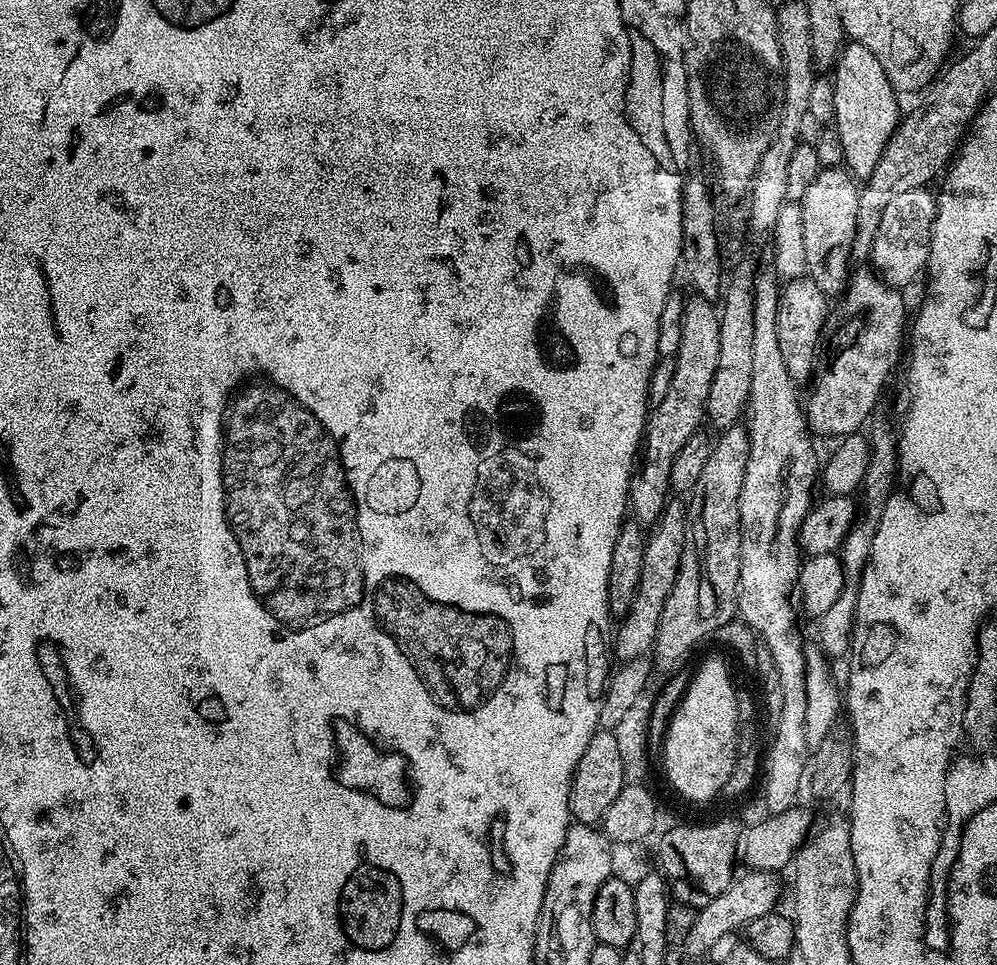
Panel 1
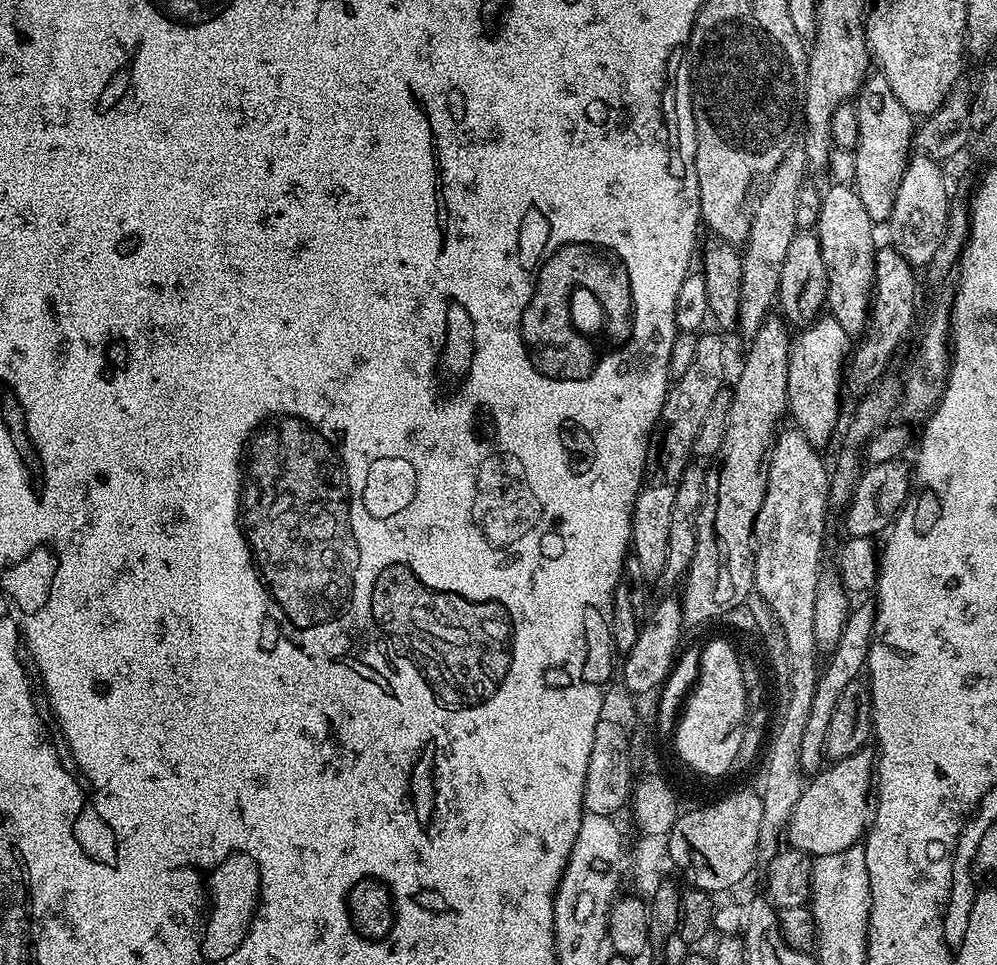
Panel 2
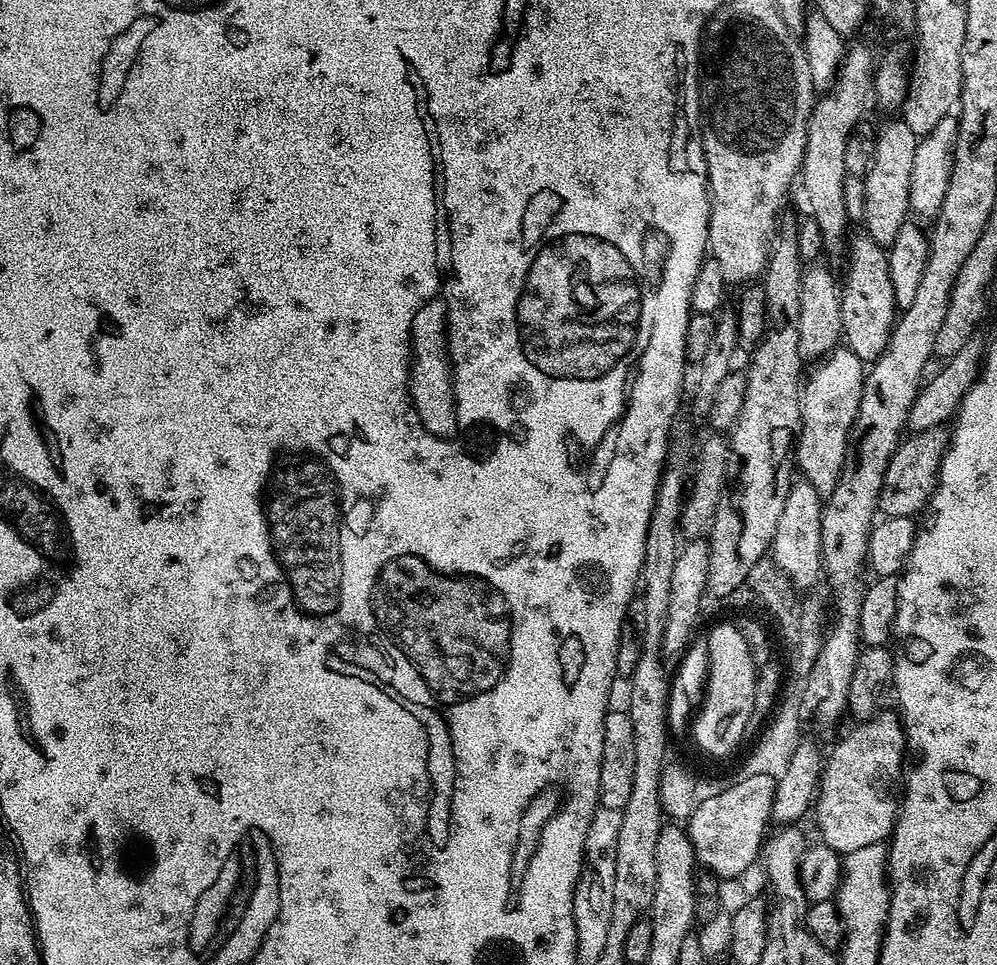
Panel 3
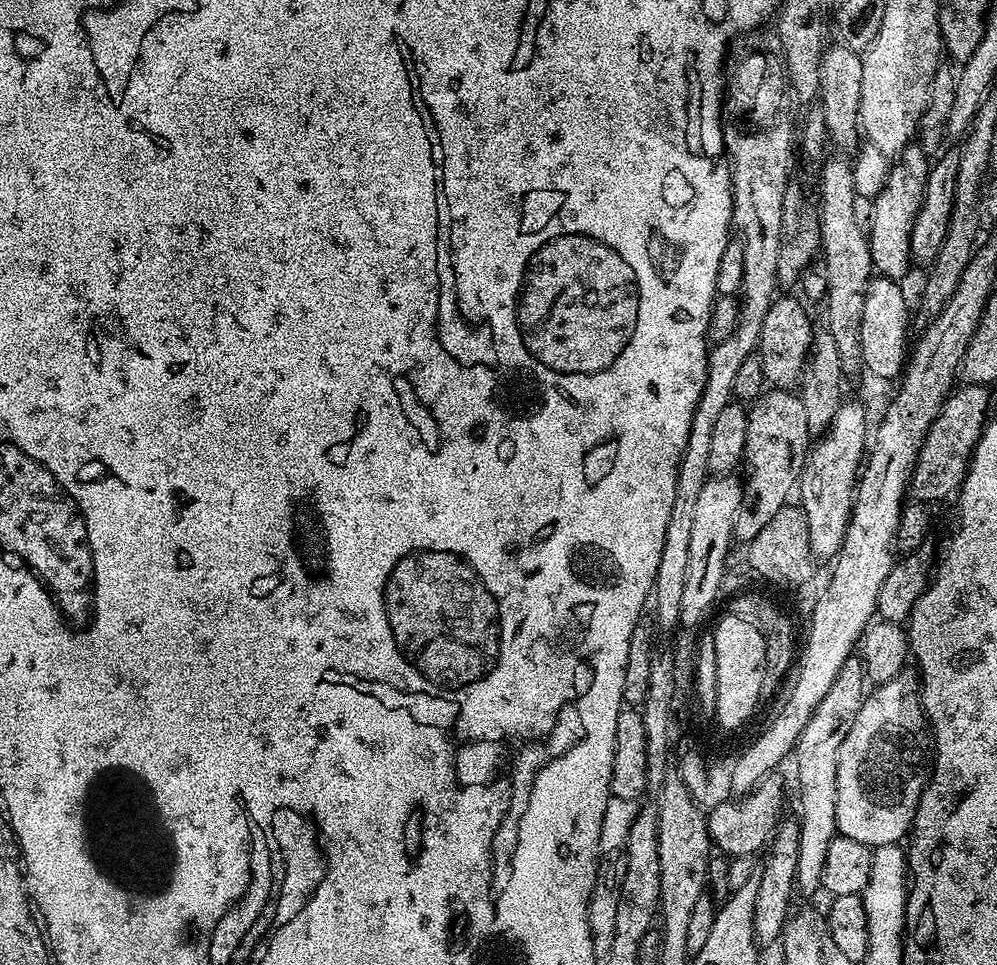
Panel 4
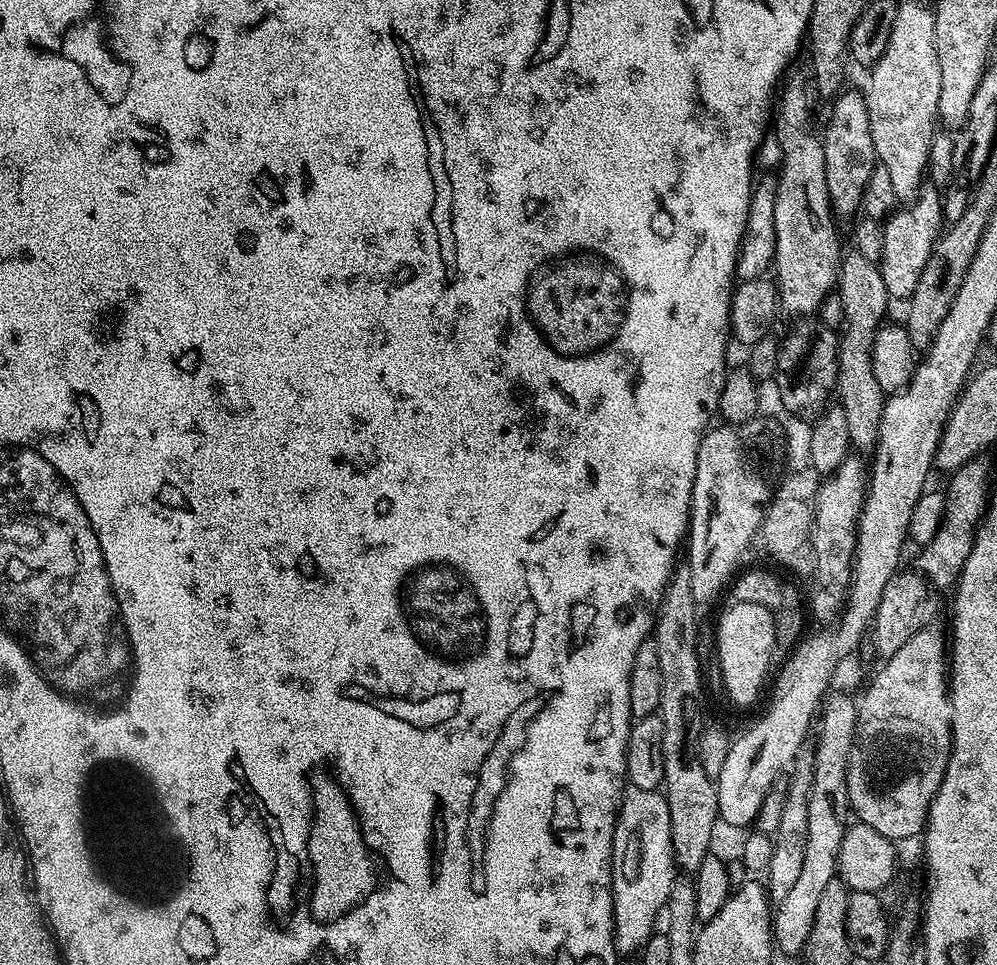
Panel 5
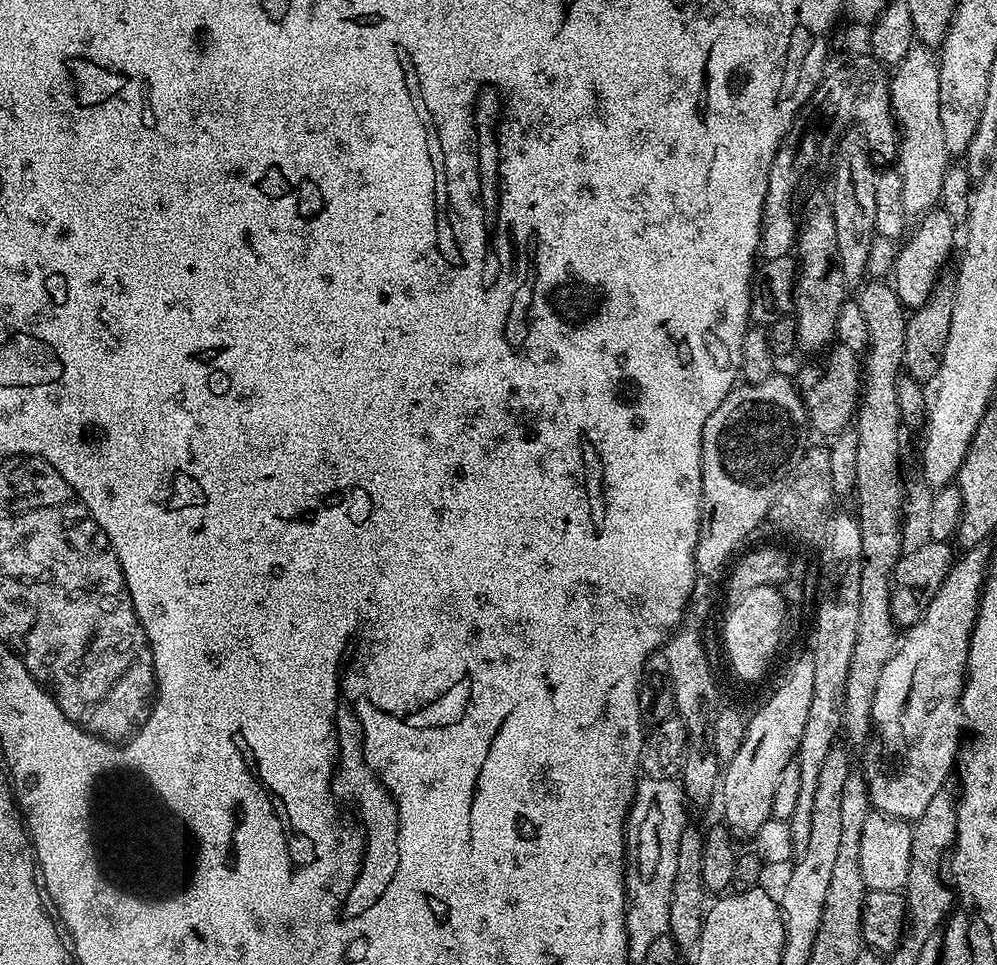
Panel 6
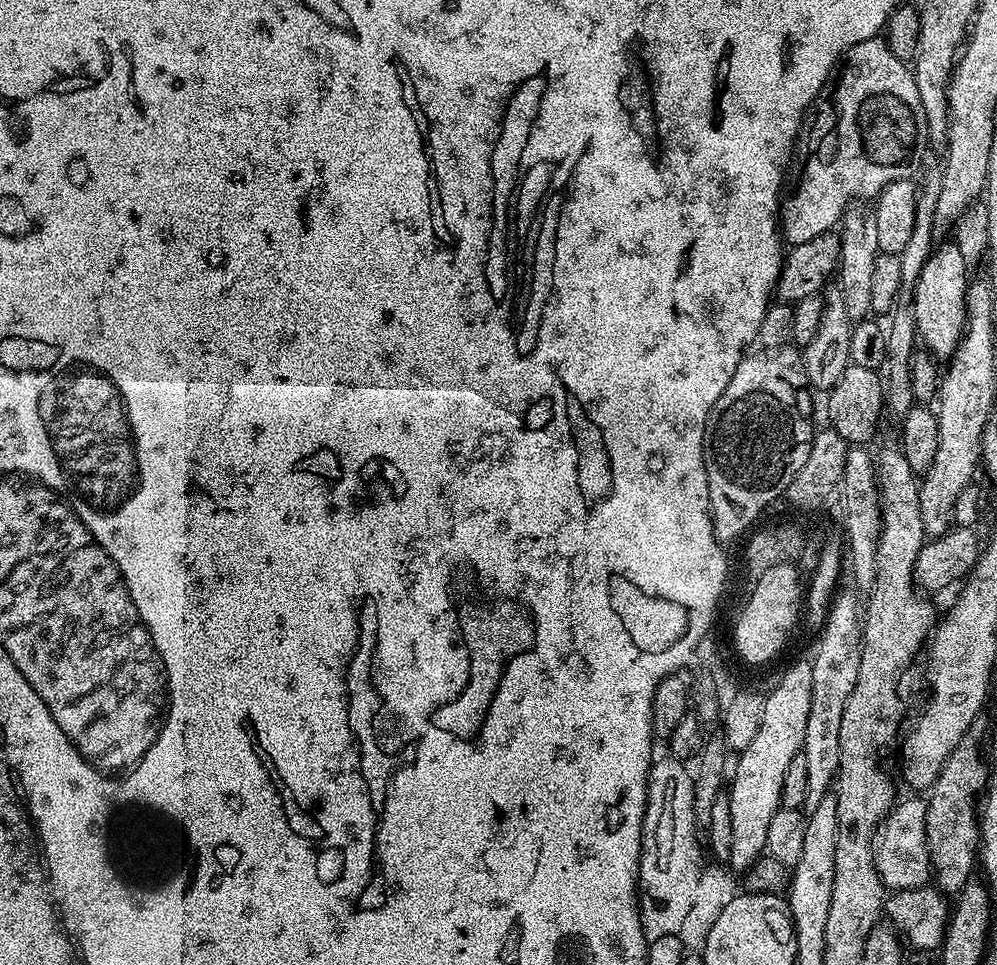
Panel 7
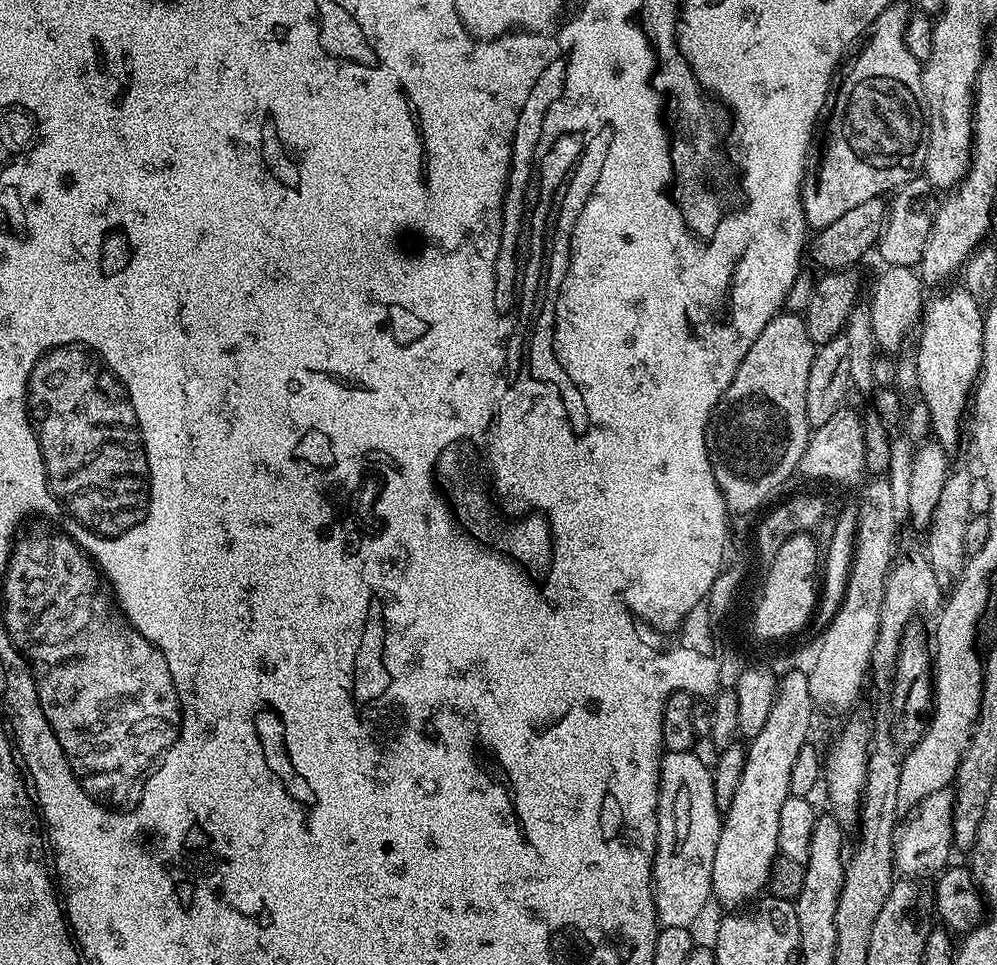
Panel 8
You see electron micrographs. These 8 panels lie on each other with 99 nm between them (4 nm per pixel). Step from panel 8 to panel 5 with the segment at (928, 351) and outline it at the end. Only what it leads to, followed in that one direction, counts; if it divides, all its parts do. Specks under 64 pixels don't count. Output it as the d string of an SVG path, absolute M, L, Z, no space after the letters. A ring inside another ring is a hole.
M924 186L914 200L897 207L896 211L883 221L884 233L878 267L882 274L882 282L886 282L889 297L908 298L912 295L919 276L931 257L932 247L940 236L943 217L944 202L941 189L936 186Z

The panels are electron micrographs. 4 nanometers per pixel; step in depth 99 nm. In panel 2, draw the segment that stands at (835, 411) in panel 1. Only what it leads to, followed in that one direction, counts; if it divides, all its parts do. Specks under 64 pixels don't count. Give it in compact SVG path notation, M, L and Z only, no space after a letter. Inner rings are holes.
M880 246L876 249L874 274L876 282L872 293L872 307L868 313L868 326L855 341L850 352L850 363L846 368L846 388L847 391L849 388L856 398L864 396L876 387L878 381L885 375L884 367L891 362L892 355L907 338L912 322L916 318L917 273L912 265L905 262L895 248Z

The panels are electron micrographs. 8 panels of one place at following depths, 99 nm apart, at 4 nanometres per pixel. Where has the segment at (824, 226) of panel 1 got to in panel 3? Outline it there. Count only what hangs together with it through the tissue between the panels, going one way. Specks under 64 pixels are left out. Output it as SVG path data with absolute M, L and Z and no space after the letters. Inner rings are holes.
M866 234L853 235L846 244L848 277L839 285L843 343L865 362L877 360L886 350L898 315L894 286L890 282L888 253Z

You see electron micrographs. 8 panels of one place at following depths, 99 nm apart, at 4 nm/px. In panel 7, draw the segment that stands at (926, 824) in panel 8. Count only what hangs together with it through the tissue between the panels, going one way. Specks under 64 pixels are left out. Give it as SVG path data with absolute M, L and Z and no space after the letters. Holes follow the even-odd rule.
M923 799L903 800L892 805L892 811L884 819L876 837L876 869L885 889L892 892L923 888L932 876L932 863L926 842L927 803Z

